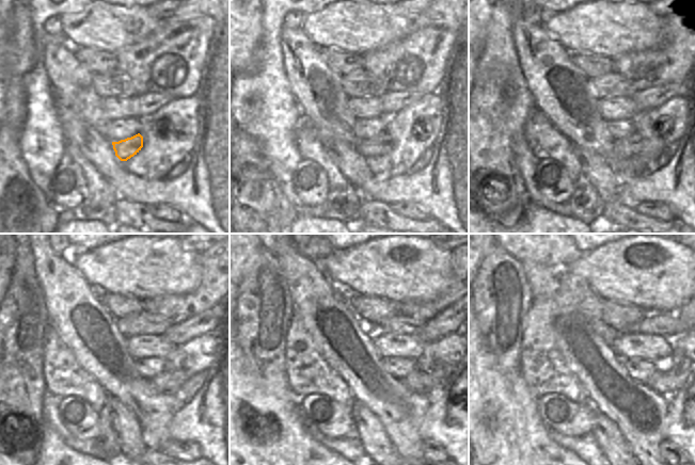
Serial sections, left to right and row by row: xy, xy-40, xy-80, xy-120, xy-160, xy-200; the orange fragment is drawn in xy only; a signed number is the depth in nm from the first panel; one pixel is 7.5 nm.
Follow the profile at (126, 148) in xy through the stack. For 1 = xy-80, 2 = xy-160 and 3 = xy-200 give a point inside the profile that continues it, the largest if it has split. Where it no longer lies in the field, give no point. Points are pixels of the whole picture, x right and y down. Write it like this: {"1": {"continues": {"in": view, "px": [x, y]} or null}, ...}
{"1": {"continues": {"in": "xy-80", "px": [624, 147]}}, "2": {"continues": {"in": "xy-160", "px": [419, 382]}}, "3": {"continues": {"in": "xy-200", "px": [681, 375]}}}

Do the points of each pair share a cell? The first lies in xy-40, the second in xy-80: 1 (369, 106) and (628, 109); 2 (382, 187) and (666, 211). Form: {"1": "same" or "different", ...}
{"1": "same", "2": "different"}

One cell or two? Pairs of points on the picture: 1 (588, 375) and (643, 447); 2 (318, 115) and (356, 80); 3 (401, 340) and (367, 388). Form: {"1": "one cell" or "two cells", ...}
{"1": "one cell", "2": "two cells", "3": "two cells"}

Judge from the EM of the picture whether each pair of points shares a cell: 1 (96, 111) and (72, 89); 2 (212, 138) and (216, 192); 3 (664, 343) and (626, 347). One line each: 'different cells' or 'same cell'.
1: same cell
2: same cell
3: same cell

